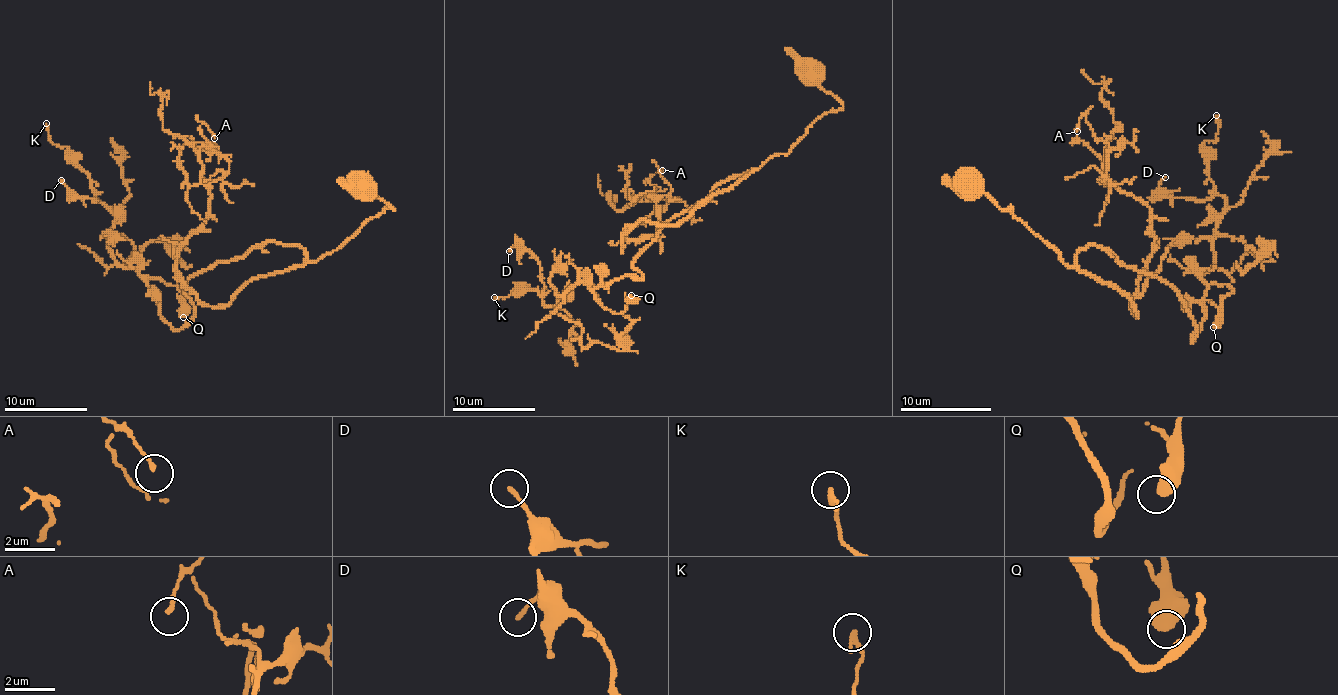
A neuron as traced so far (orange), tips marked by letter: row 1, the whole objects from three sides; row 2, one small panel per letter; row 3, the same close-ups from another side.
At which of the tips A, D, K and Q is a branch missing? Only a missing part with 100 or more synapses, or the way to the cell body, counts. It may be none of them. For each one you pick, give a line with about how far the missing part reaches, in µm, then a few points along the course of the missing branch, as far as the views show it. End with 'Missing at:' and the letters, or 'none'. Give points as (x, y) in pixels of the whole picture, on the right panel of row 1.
Missing at: none

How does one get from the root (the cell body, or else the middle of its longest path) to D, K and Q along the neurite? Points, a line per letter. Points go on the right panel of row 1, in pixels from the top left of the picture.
D: (967, 186), (1068, 266), (1102, 245), (1161, 277), (1193, 341), (1225, 200), (1165, 197), (1165, 177)
K: (967, 186), (1068, 266), (1102, 245), (1161, 277), (1193, 341), (1225, 211), (1204, 147), (1216, 115)
Q: (967, 186), (1068, 266), (1102, 245), (1161, 277), (1193, 341), (1207, 289), (1225, 284), (1234, 293), (1213, 327)

